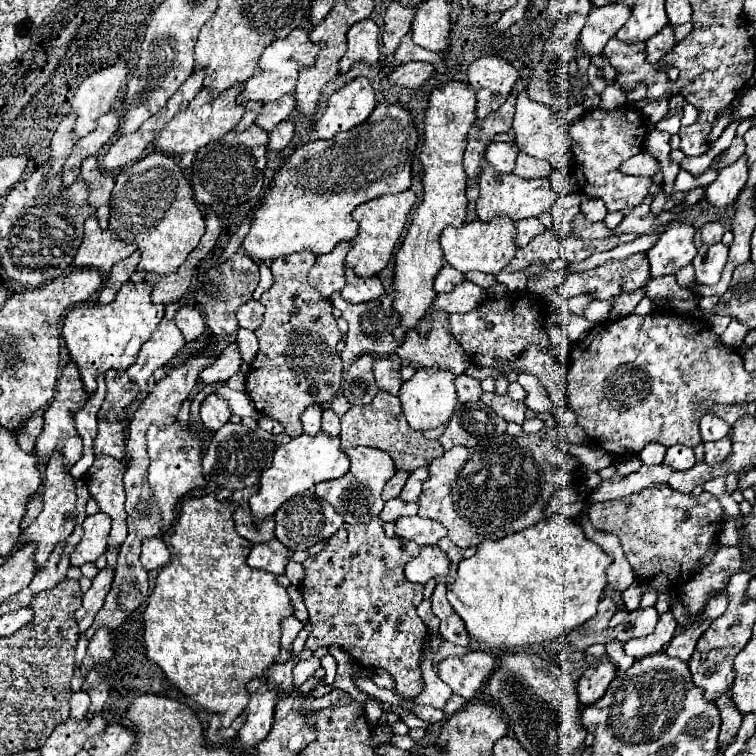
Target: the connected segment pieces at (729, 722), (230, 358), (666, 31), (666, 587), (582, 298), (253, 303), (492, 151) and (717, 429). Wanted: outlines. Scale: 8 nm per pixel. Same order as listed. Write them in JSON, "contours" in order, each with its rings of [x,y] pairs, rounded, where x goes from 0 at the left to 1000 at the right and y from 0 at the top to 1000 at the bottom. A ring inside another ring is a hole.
{"contours":[[[[966,915],[955,918],[947,929],[960,929],[958,934],[952,934],[952,947],[955,947],[955,960],[952,960],[952,989],[966,987],[968,976],[976,971],[979,966],[979,955],[981,955],[981,944],[976,944],[974,934],[966,926]]],[[[304,455],[296,463],[296,468],[291,468],[291,474],[283,481],[278,481],[275,487],[270,487],[265,492],[265,503],[270,508],[302,505],[302,500],[317,489],[317,481],[320,481],[320,474],[317,474],[315,458],[312,455]]],[[[881,32],[870,45],[865,45],[857,56],[854,56],[854,77],[857,82],[870,82],[876,74],[881,74],[889,63],[892,63],[894,53],[892,53],[892,34]]],[[[862,643],[820,661],[786,664],[778,672],[778,685],[783,693],[783,685],[791,685],[791,701],[820,712],[841,765],[852,767],[857,778],[868,778],[870,788],[899,783],[947,735],[950,720],[944,714],[958,698],[958,675],[944,653],[929,651],[926,656],[915,656],[886,648],[884,643]]],[[[767,389],[767,392],[759,392],[751,397],[751,407],[757,415],[767,415],[778,399],[783,399],[783,394],[775,389]]],[[[328,397],[312,413],[315,426],[317,426],[317,434],[328,434],[328,437],[339,437],[344,431],[347,415],[349,415],[349,405],[341,397]]],[[[651,188],[643,198],[643,212],[651,217],[659,228],[677,228],[683,214],[685,198],[675,188]]],[[[934,548],[926,556],[926,577],[929,585],[939,585],[939,582],[952,582],[966,571],[963,561],[955,553],[947,553],[944,548]]]]}

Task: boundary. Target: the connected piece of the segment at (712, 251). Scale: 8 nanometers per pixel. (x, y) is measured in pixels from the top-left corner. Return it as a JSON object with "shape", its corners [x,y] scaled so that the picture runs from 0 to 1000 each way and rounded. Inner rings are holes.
{"shape":[[[950,320],[942,325],[926,325],[921,341],[915,344],[921,357],[921,373],[926,376],[947,376],[952,370],[955,354],[963,341],[963,325]]]}

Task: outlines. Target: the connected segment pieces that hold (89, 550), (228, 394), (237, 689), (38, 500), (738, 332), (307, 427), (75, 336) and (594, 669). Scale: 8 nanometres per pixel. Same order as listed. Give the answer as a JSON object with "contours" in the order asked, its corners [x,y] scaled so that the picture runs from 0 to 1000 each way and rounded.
{"contours":[[[[130,677],[124,683],[116,683],[111,688],[111,712],[93,735],[93,746],[108,749],[114,743],[127,743],[127,738],[140,730],[143,706],[146,706],[146,685],[140,680]]],[[[294,508],[294,511],[288,511],[280,521],[288,521],[288,524],[294,521],[294,526],[302,532],[302,540],[304,540],[307,548],[312,548],[312,550],[317,550],[317,553],[336,553],[336,556],[344,553],[341,542],[333,537],[333,529],[328,526],[325,519],[307,516],[304,511]]],[[[283,653],[249,659],[235,677],[235,693],[228,706],[225,746],[220,746],[196,791],[190,810],[190,852],[196,870],[214,884],[220,897],[259,931],[291,947],[294,963],[323,942],[329,918],[325,905],[333,897],[349,897],[370,862],[370,820],[386,812],[378,778],[365,772],[365,762],[349,754],[333,754],[325,746],[331,717],[310,701],[310,667],[288,664]]],[[[45,653],[45,656],[37,661],[34,680],[32,680],[32,685],[29,685],[29,698],[37,698],[37,696],[45,690],[45,685],[53,680],[53,675],[56,675],[56,656],[53,656],[53,653]]],[[[968,423],[966,429],[963,429],[963,434],[958,437],[958,442],[952,444],[952,450],[960,455],[960,458],[966,458],[966,460],[976,460],[981,452],[984,452],[984,444],[989,442],[989,431],[984,431],[984,426],[981,429],[976,429],[974,423]]],[[[410,537],[399,550],[399,566],[402,566],[402,574],[407,577],[418,577],[421,569],[423,569],[423,548],[426,548],[426,537]]],[[[167,373],[151,399],[140,405],[101,405],[95,407],[82,431],[82,447],[87,450],[93,476],[103,484],[111,516],[124,521],[127,500],[143,489],[167,489],[175,484],[190,450],[201,444],[201,437],[212,429],[217,418],[217,405],[204,405],[198,399],[198,376],[172,376]]],[[[794,873],[788,881],[780,881],[770,892],[770,897],[765,902],[767,934],[783,934],[783,929],[791,929],[799,921],[799,913],[815,894],[812,886],[815,886],[812,878],[807,878],[804,873]]]]}

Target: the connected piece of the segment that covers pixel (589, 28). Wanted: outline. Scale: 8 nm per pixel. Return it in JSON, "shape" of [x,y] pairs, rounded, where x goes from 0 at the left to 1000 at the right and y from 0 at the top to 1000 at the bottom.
{"shape":[[[825,5],[783,11],[767,42],[770,71],[778,71],[778,74],[796,71],[802,56],[815,48],[815,42],[825,34],[831,24],[833,24],[833,11]]]}

